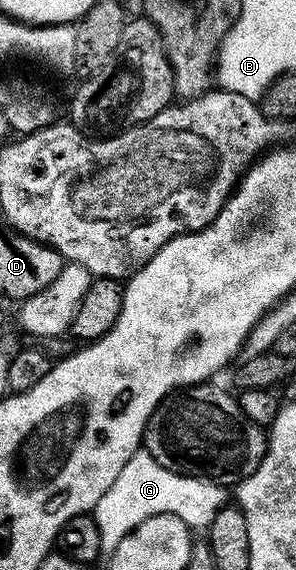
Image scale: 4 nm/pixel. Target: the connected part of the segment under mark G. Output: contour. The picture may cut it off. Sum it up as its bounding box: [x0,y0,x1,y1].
[96,449,226,553]

